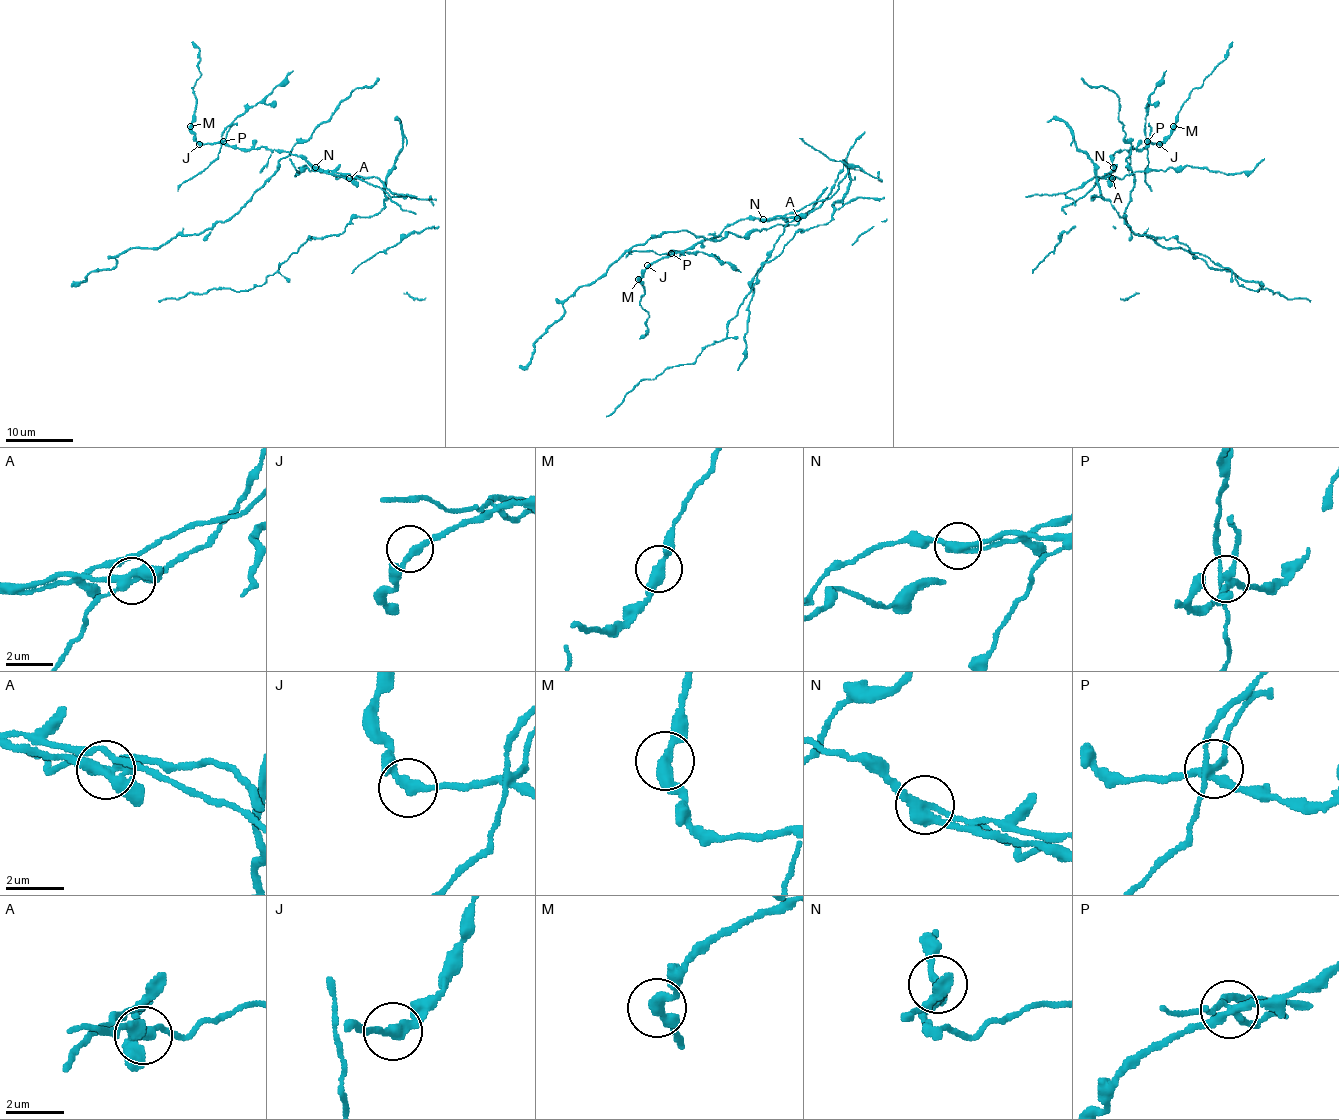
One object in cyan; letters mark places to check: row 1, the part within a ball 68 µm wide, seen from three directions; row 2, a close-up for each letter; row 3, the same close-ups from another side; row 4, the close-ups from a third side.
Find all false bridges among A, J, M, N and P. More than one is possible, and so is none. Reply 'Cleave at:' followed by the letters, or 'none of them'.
Cleave at: A, N, P

